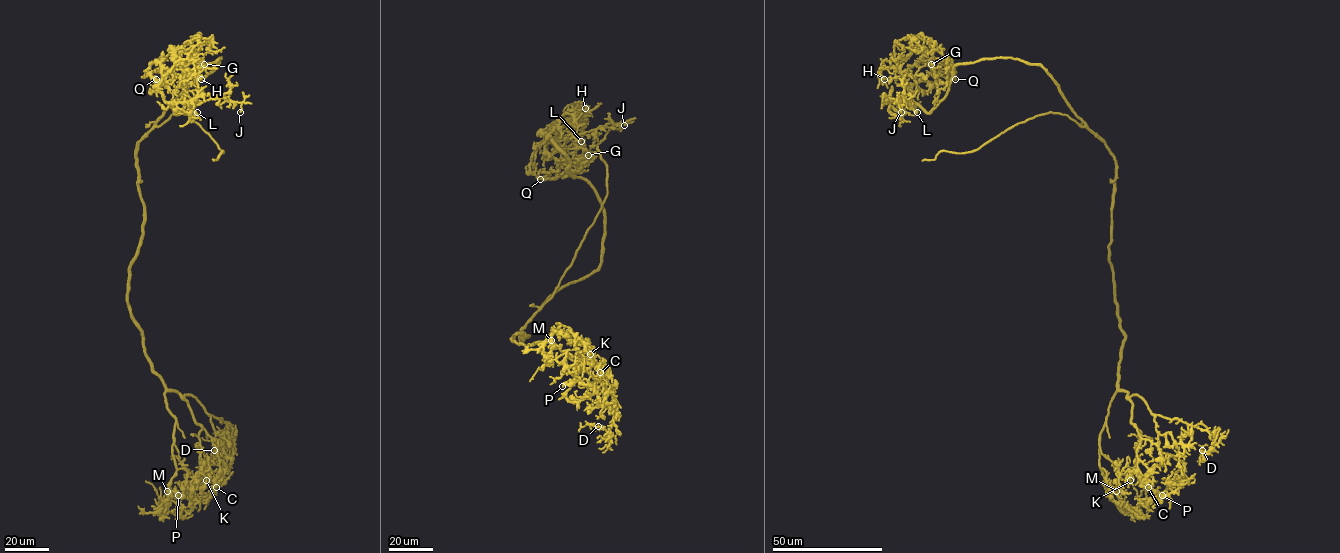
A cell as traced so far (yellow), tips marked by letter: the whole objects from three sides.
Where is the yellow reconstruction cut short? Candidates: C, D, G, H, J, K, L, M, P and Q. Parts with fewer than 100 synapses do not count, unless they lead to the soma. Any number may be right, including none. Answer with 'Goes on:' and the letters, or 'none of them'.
Goes on: L

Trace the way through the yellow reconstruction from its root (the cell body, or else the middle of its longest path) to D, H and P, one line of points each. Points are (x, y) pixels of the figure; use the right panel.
D: (1109, 148), (1116, 165), (1109, 260), (1125, 336), (1118, 388), (1153, 414), (1203, 424), (1214, 440), (1202, 450)
H: (1109, 148), (1040, 65), (959, 63), (929, 112), (894, 59), (881, 63), (884, 79)
P: (1109, 148), (1116, 165), (1109, 260), (1125, 336), (1118, 388), (1141, 432), (1136, 469), (1162, 495)

